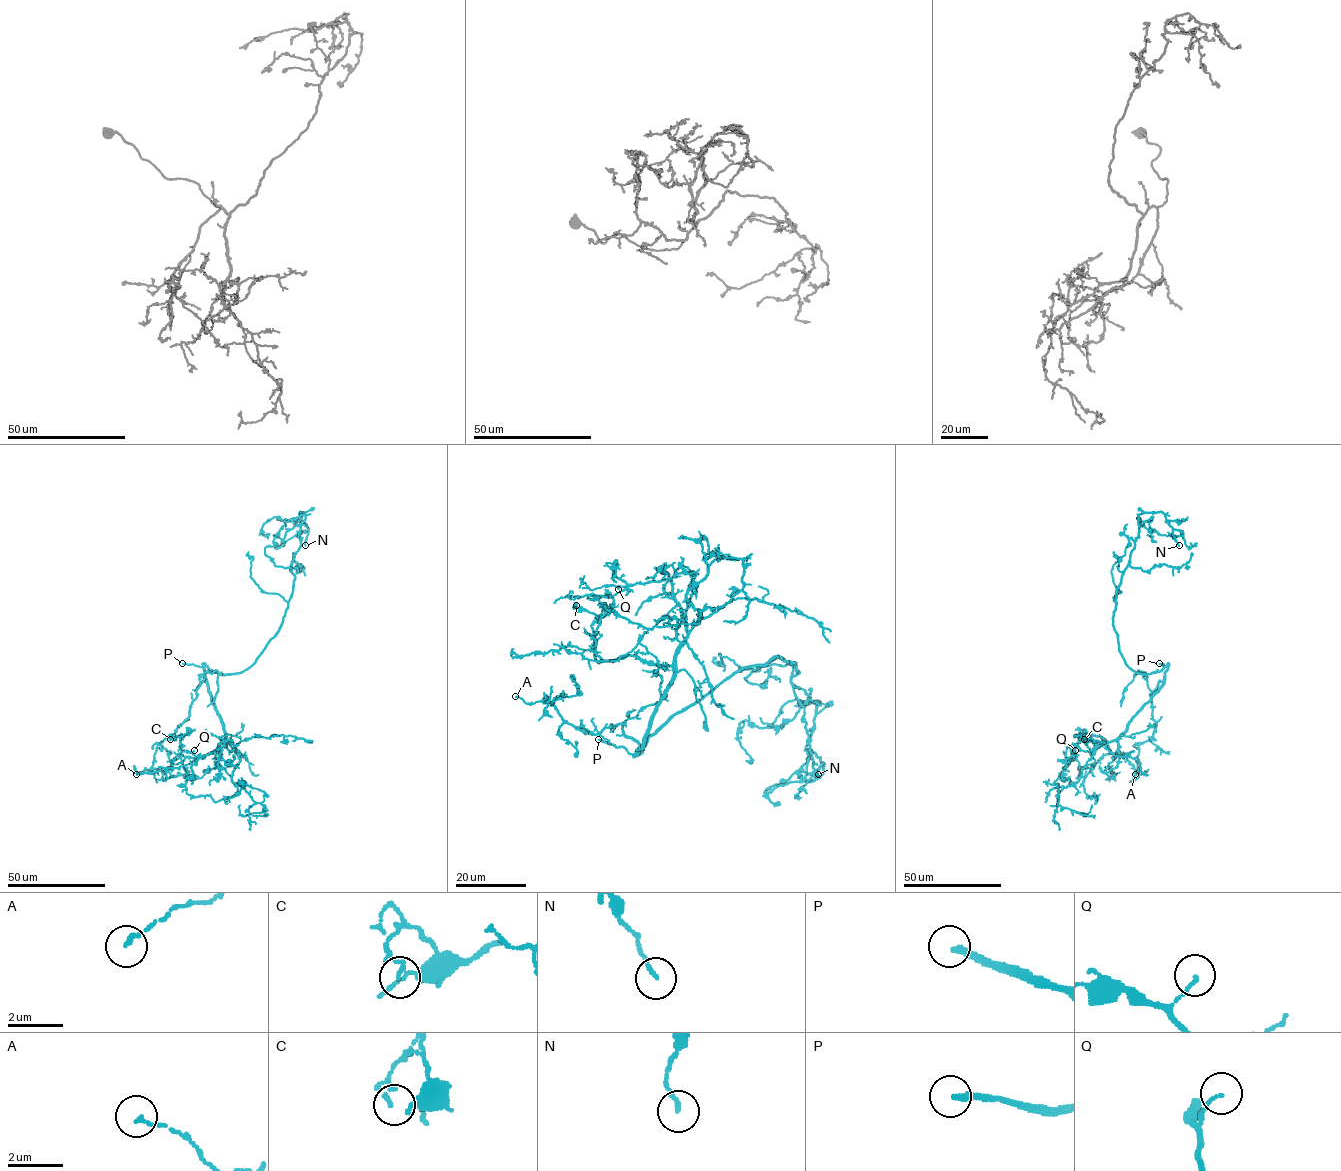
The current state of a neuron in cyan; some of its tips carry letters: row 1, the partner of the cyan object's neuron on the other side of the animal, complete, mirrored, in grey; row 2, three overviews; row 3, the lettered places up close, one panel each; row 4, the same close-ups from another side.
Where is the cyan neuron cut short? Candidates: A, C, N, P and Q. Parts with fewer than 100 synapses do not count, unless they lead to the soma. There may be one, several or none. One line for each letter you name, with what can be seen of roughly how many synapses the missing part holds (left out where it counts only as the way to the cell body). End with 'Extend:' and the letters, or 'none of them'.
Extend: P

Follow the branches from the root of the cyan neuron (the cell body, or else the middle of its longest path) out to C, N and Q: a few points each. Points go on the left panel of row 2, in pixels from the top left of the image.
C: (229, 674), (203, 664), (225, 734), (218, 746), (203, 758), (185, 757), (183, 735), (170, 739)
N: (229, 674), (249, 667), (282, 623), (301, 544), (300, 512), (305, 545)
Q: (229, 674), (211, 672), (203, 664), (225, 739), (232, 742), (228, 739), (200, 757), (194, 750)

